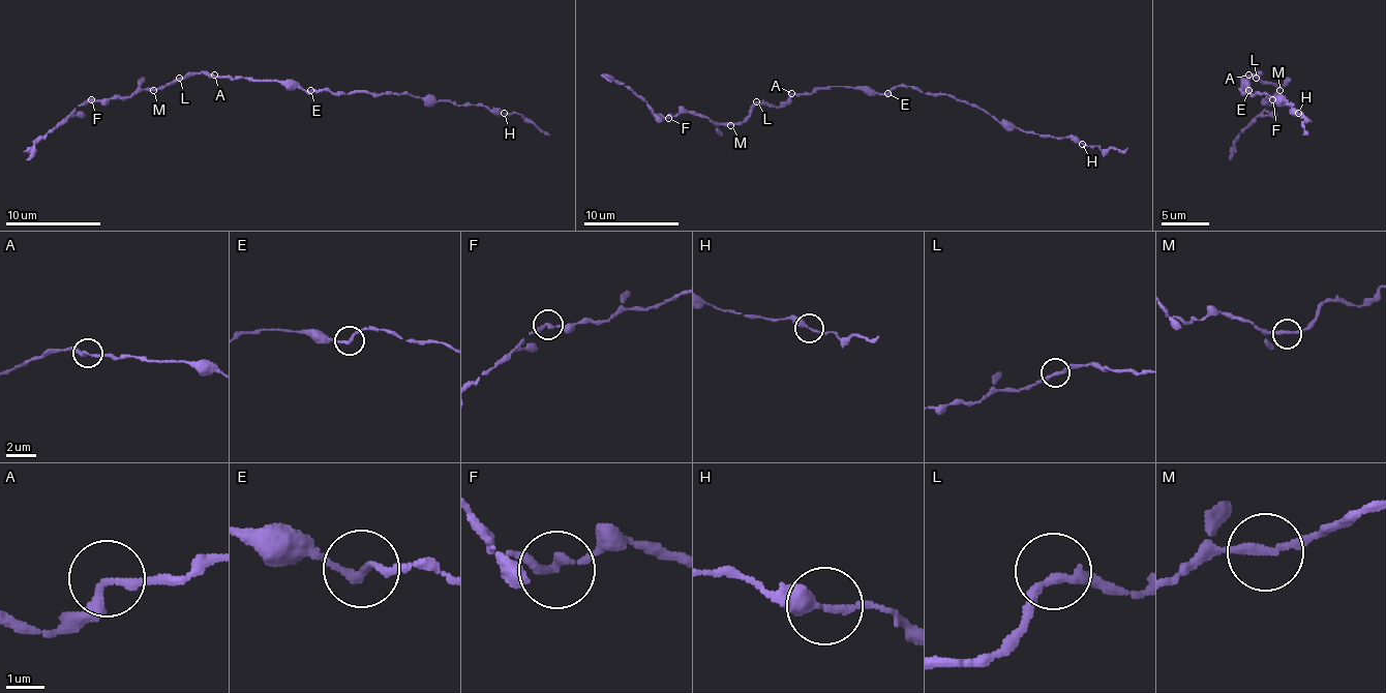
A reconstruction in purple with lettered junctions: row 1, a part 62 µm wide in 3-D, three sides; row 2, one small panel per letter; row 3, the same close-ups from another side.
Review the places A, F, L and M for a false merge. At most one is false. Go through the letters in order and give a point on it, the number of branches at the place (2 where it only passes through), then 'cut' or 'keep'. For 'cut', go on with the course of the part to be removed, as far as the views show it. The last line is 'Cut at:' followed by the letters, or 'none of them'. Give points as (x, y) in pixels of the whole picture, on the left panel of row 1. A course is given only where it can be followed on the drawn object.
A: place (214, 74); branches 2; keep
F: place (91, 99); branches 2; keep
L: place (179, 78); branches 2; keep
M: place (153, 90); branches 2; keep
Cut at: none of them

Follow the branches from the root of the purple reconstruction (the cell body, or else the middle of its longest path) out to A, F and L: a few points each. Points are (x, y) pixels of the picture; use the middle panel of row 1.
A: (851, 87), (825, 87), (809, 94), (792, 94)
F: (851, 87), (792, 94), (778, 106), (756, 103), (740, 122), (714, 122), (706, 116), (692, 113), (668, 118)
L: (851, 87), (825, 87), (809, 94), (792, 94), (778, 106), (756, 101)

